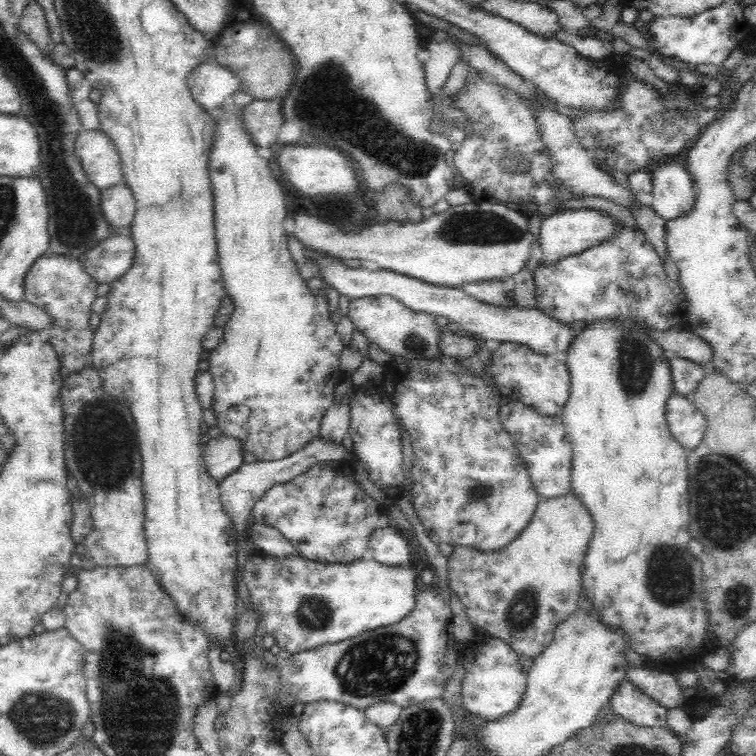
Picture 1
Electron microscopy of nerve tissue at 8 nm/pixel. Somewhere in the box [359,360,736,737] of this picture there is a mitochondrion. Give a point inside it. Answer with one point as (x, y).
(669, 576)

